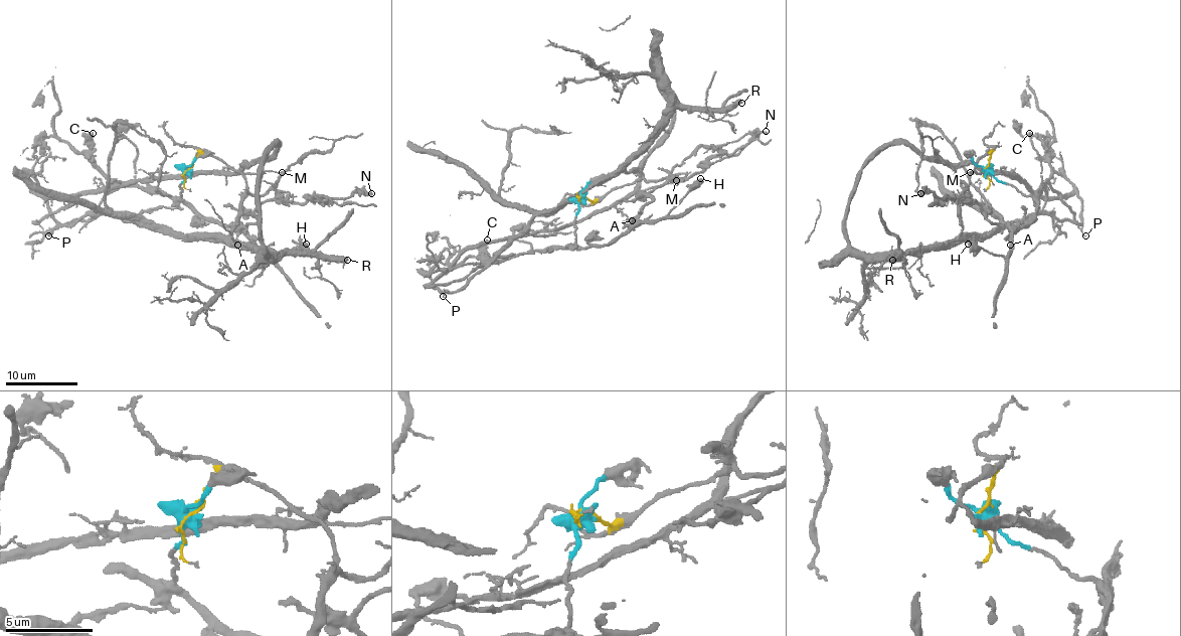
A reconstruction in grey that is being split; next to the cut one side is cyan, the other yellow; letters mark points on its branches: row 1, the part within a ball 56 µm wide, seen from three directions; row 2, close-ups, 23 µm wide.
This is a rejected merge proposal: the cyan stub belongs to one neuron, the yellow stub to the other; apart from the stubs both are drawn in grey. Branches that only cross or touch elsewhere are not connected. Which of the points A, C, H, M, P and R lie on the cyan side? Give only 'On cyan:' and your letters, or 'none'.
On cyan: A, C, H

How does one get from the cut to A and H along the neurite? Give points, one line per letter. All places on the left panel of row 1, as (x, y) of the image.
A: (190, 170), (181, 182), (181, 195), (204, 216), (218, 220), (236, 232), (238, 246)
H: (190, 170), (181, 182), (181, 197), (204, 216), (236, 227), (273, 257), (282, 257), (307, 244)

